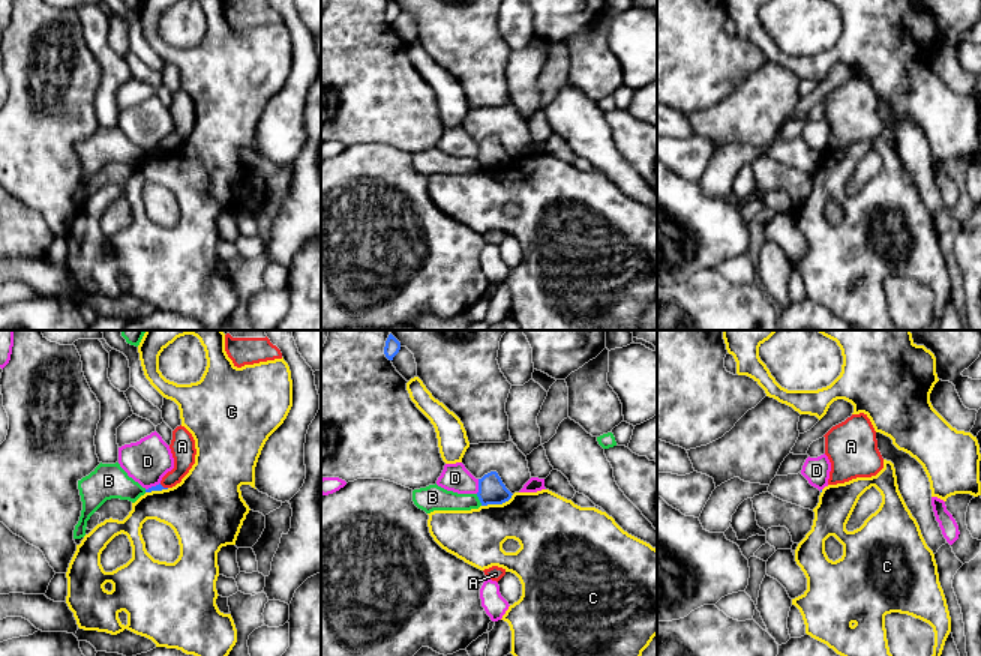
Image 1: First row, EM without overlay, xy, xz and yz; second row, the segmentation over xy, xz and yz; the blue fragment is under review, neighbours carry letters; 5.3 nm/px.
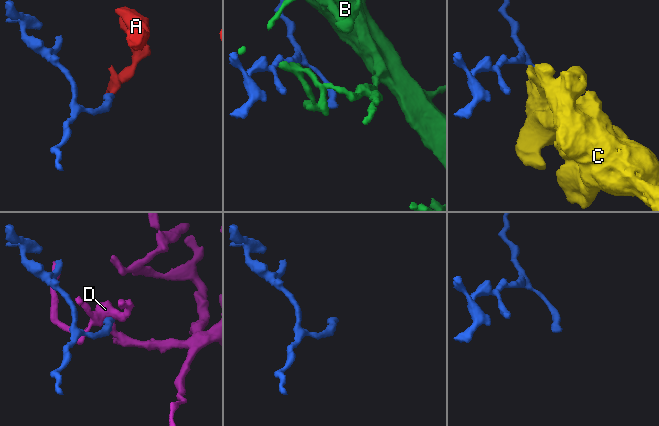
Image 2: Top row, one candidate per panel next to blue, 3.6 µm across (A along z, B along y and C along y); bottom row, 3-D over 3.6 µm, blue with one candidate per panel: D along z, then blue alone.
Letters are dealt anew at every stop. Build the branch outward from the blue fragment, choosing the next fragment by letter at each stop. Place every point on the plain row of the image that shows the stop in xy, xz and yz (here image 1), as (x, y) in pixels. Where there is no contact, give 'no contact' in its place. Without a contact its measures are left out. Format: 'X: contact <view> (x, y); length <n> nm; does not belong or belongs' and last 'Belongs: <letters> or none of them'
A: contact xy (162, 150); length 50 nm; does not belong
B: contact xz (479, 162); length 70 nm; does not belong
C: contact xz (497, 167); length 190 nm; does not belong
D: contact xz (479, 150); length 80 nm; does not belong
Belongs: none of them

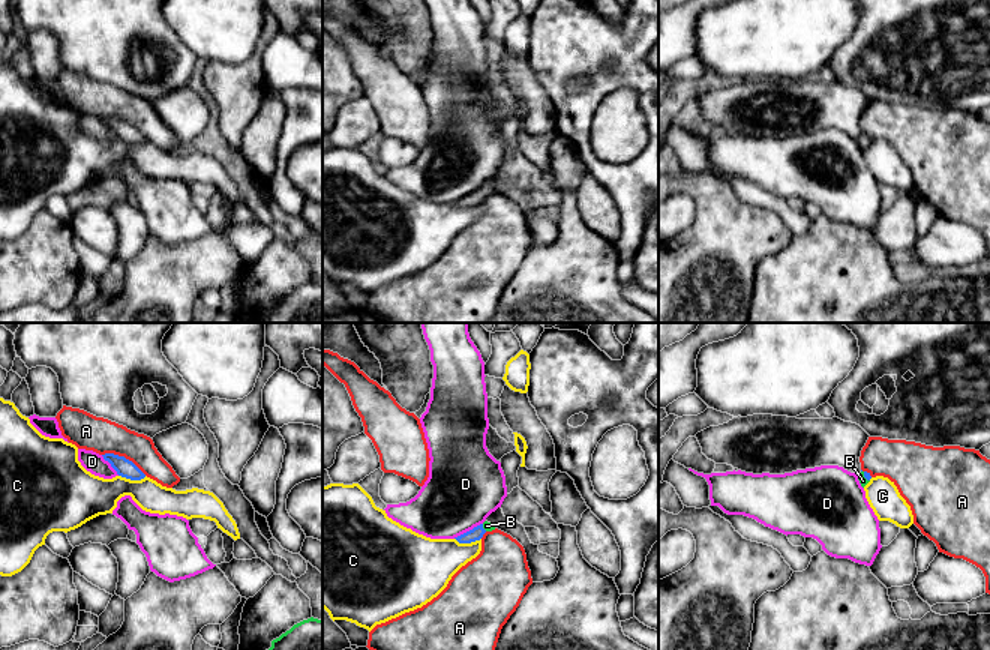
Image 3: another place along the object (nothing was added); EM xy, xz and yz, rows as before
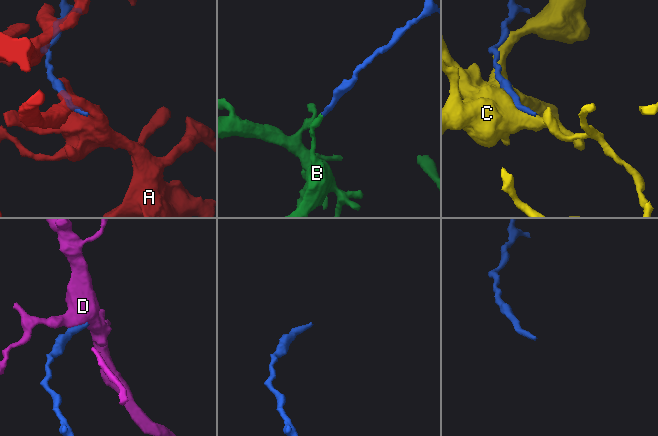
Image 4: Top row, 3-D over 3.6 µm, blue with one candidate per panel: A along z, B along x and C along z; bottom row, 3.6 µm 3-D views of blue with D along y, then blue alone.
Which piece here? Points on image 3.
A: contact xy (123, 120); length 260 nm; does not belong
B: contact yz (864, 140); length 80 nm; belongs
C: contact xy (132, 143); length 150 nm; does not belong
D: contact xz (467, 195); length 180 nm; does not belong
Belongs: B

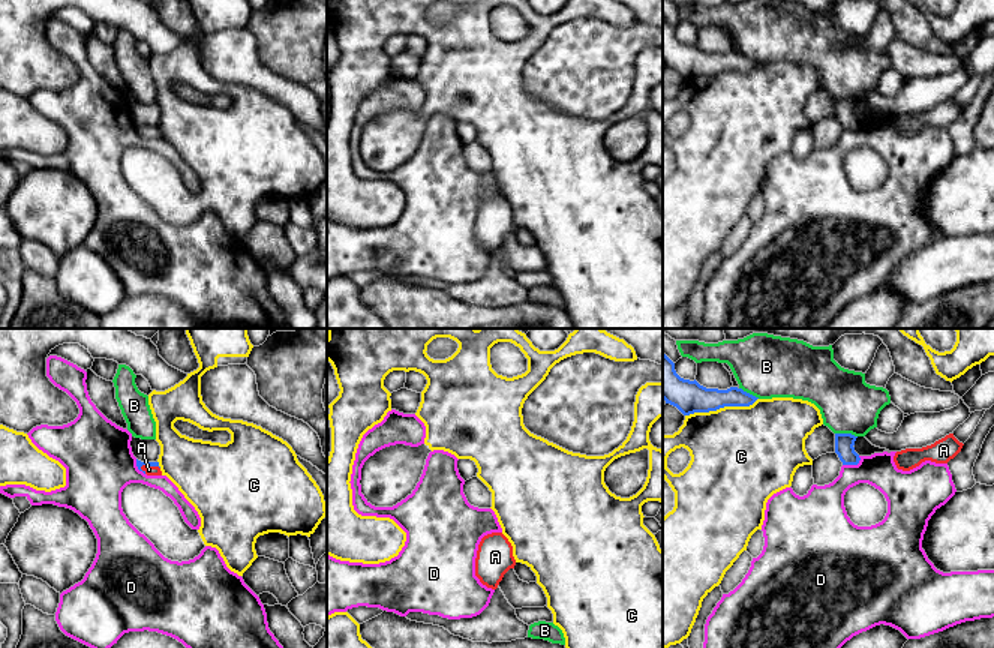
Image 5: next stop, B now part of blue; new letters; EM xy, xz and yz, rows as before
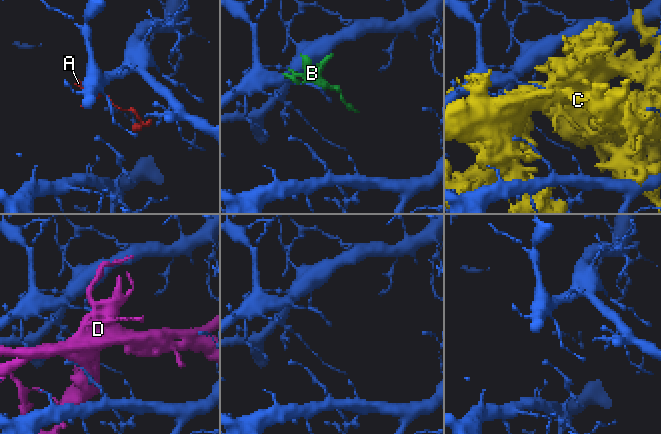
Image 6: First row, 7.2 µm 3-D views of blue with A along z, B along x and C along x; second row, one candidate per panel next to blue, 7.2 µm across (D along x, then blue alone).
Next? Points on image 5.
A: contact xy (150, 129); length 110 nm; belongs
B: contact yz (846, 98); length 120 nm; does not belong
C: contact yz (721, 71); length 400 nm; does not belong
D: contact yz (852, 128); length 110 nm; does not belong
Belongs: A

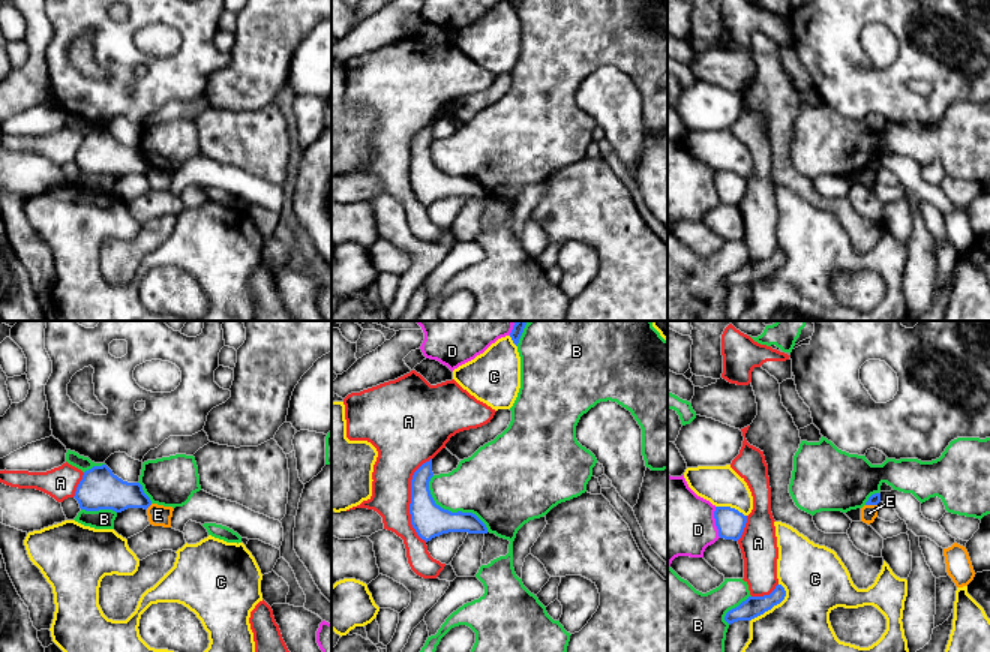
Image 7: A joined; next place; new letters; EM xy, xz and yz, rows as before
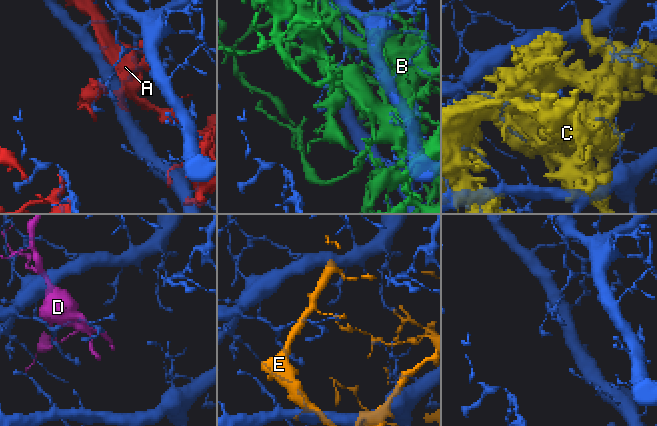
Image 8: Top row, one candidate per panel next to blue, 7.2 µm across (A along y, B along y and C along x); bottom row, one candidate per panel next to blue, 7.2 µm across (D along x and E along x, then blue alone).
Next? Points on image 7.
A: contact xz (411, 164); length 460 nm; does not belong
B: contact xz (450, 176); length 420 nm; does not belong
C: contact yz (774, 269); length 260 nm; does not belong
D: contact yz (716, 186); length 170 nm; does not belong
E: contact xy (149, 170); length 50 nm; does not belong
Belongs: none of them

